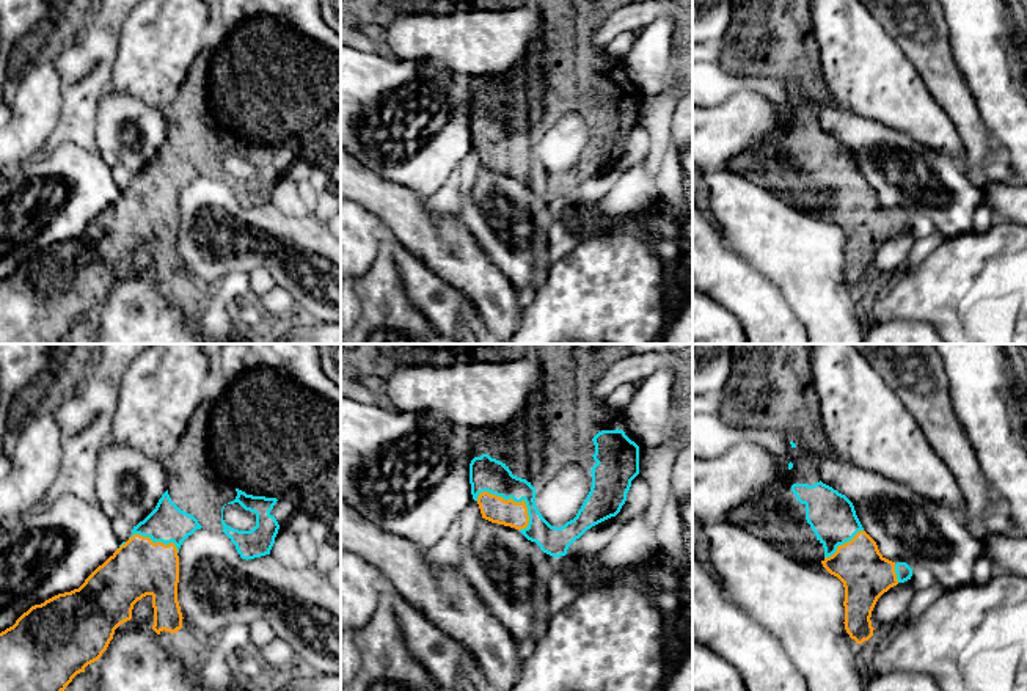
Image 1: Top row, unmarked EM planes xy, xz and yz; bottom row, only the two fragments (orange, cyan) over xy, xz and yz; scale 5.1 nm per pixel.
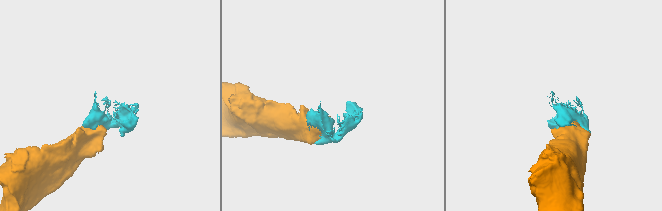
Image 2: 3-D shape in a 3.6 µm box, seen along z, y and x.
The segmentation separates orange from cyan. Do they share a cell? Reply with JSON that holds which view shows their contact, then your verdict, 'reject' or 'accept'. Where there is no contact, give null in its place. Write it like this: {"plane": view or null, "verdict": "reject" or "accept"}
{"plane": "xz", "verdict": "accept"}

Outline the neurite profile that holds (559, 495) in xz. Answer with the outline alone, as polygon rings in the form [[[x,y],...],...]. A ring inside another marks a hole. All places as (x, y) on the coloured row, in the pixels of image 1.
[[[575,457],[557,462],[535,485],[535,506],[556,528],[573,520],[592,487],[592,473]]]

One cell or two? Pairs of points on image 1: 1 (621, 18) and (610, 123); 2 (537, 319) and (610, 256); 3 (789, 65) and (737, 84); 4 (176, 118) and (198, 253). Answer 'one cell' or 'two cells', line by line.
1: two cells
2: one cell
3: two cells
4: two cells

